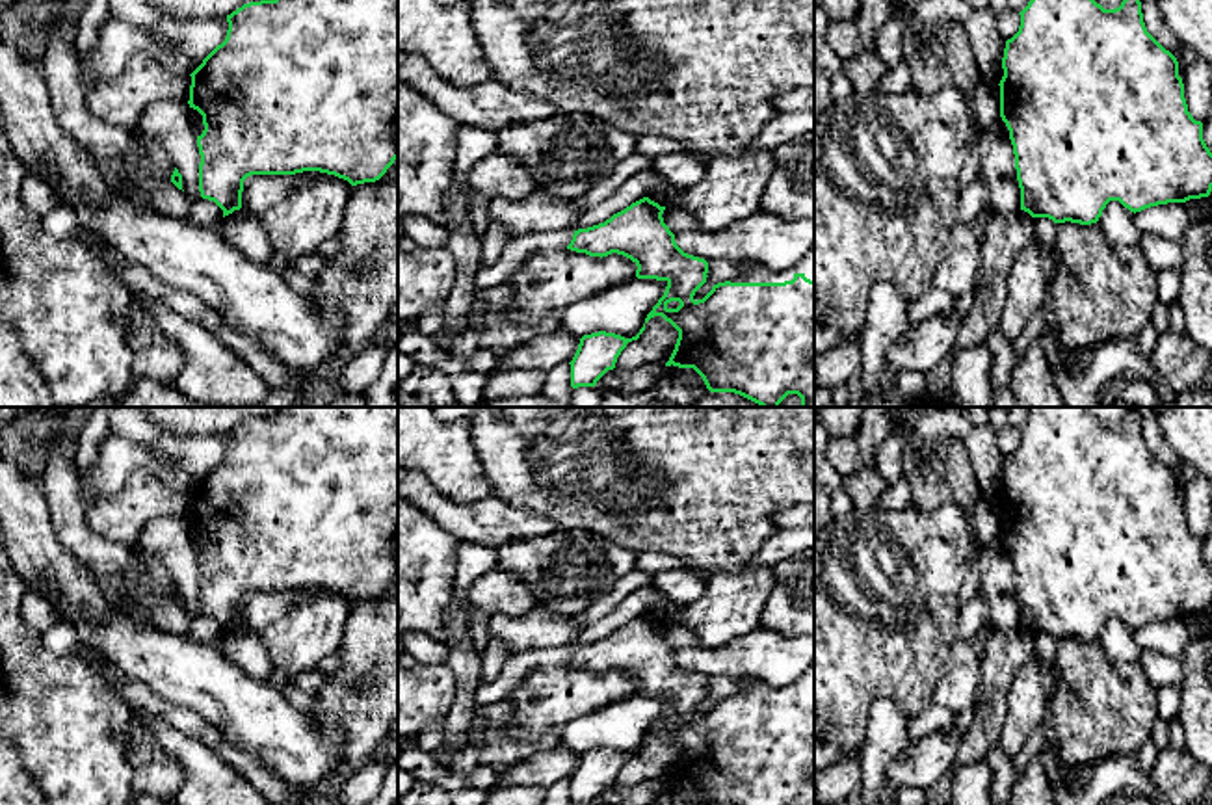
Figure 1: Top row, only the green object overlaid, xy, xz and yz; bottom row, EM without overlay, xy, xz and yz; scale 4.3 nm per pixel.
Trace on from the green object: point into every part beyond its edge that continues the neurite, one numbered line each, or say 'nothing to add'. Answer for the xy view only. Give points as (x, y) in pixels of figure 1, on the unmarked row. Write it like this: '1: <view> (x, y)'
nothing to add

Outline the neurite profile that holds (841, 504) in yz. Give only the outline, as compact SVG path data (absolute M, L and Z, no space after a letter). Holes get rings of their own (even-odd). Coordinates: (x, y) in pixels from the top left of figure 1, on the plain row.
M840 485L831 495L831 515L833 519L844 517L855 511L851 498L848 496L846 489Z

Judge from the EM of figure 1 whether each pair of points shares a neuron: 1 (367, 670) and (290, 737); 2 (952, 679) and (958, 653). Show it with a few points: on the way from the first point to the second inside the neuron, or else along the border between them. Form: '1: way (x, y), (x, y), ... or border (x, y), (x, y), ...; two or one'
1: border (313, 712), (322, 724), (337, 724), (348, 742); two
2: way (958, 673), (958, 659); one

